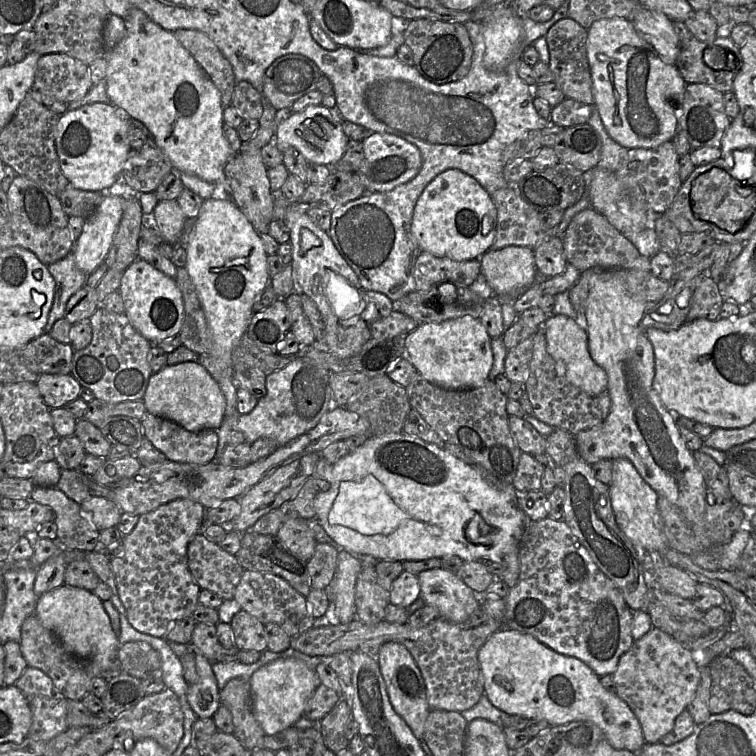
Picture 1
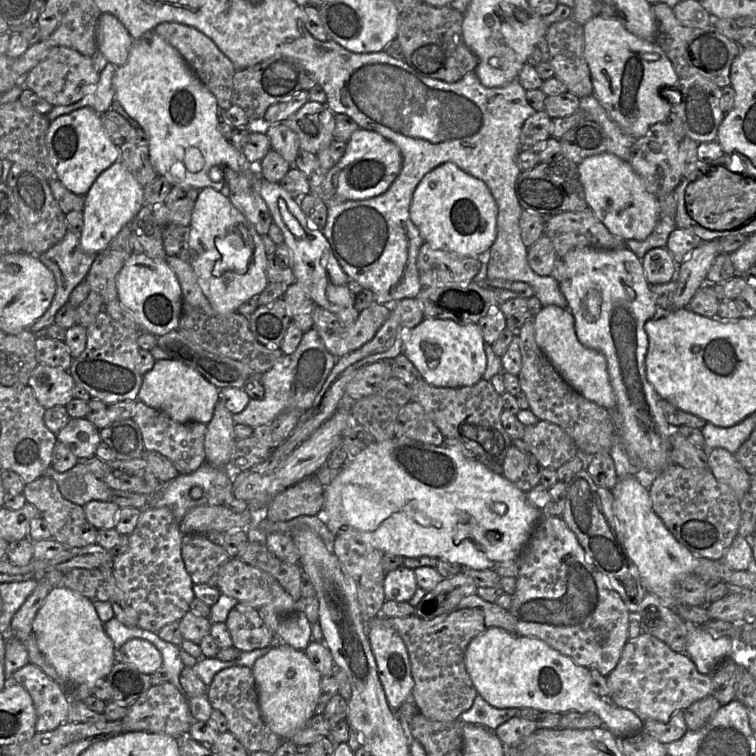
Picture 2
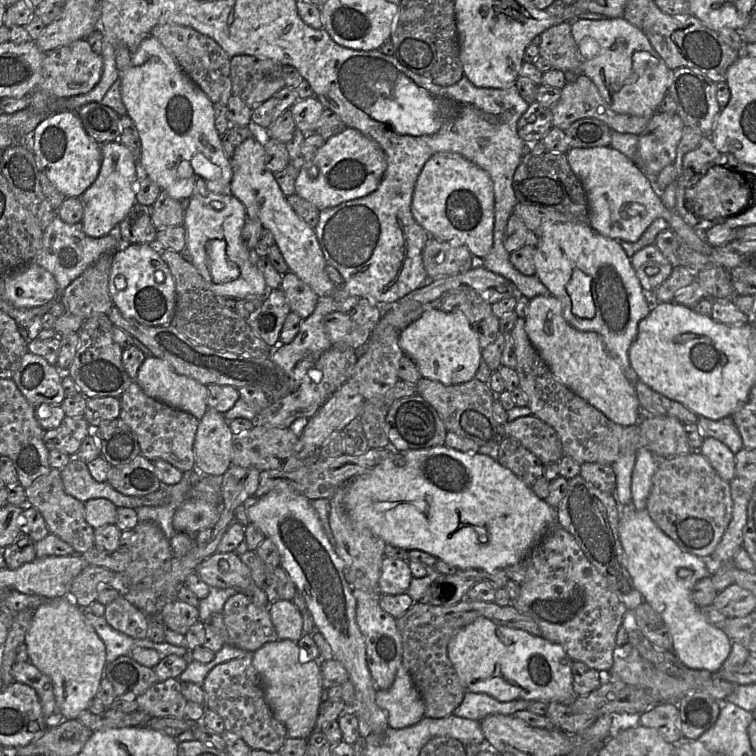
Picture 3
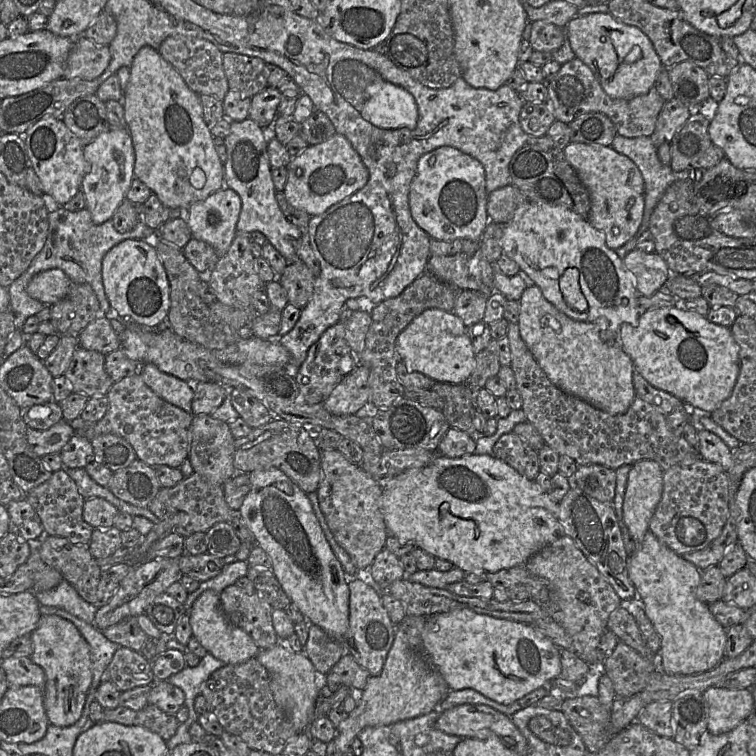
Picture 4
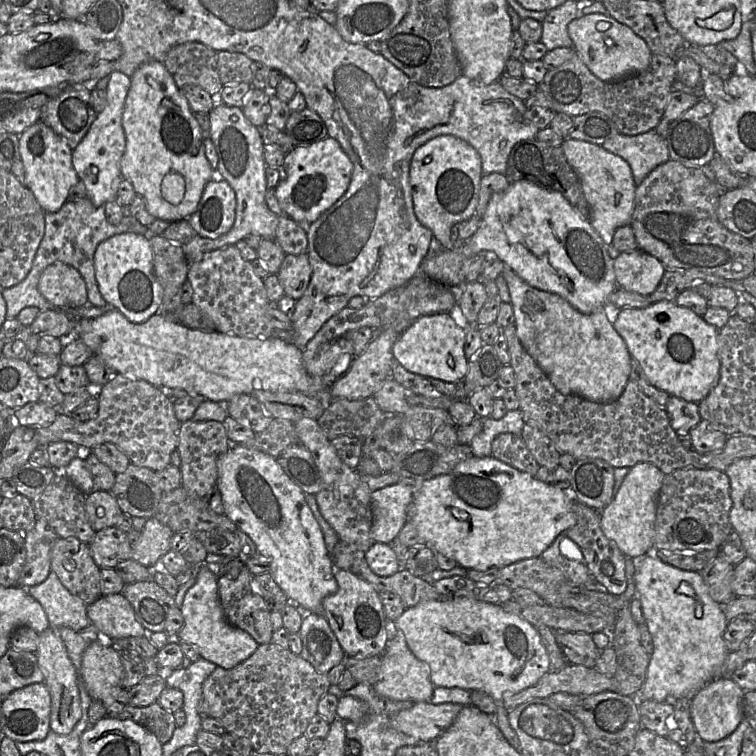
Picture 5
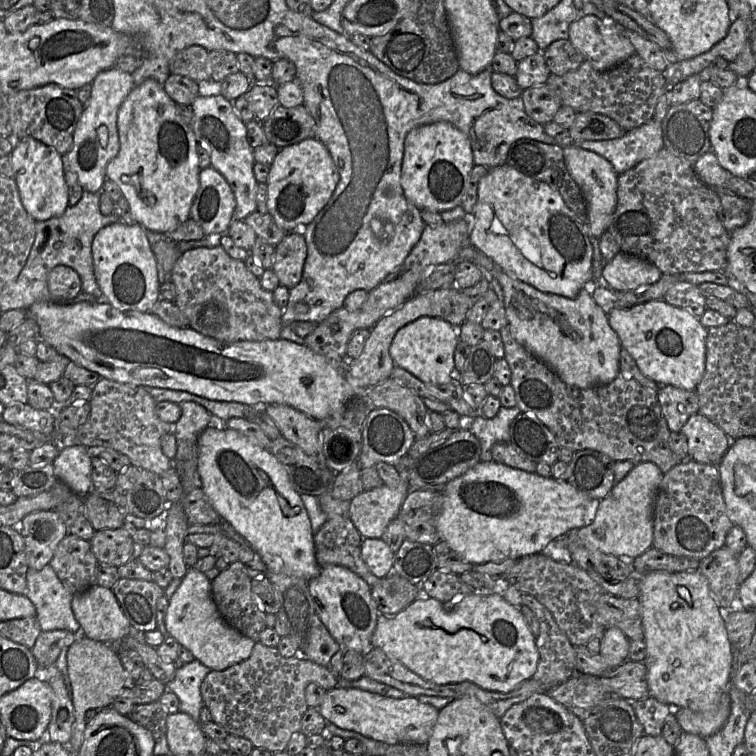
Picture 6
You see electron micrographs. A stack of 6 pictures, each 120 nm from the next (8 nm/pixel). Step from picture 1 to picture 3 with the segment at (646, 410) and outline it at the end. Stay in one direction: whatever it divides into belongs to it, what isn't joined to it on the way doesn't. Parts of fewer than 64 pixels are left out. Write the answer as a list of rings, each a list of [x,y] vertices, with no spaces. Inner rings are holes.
[[[588,223],[554,224],[538,237],[535,275],[561,301],[563,317],[572,327],[601,336],[607,351],[634,386],[638,377],[630,365],[628,350],[639,322],[658,302],[648,302],[630,258],[618,241],[599,234]]]

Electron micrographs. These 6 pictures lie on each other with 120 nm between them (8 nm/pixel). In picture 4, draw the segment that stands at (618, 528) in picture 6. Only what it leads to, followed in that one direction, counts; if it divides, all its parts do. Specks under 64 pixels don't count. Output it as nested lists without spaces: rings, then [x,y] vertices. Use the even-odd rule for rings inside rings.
[[[640,460],[632,464],[629,471],[623,502],[623,522],[637,544],[649,531],[650,520],[661,499],[663,474],[661,466],[653,460]]]

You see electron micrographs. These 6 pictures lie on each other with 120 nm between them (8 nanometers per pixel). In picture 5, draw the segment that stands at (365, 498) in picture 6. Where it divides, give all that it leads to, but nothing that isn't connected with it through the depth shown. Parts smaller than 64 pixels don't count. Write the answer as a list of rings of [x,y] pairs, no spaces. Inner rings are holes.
[[[395,483],[375,490],[371,494],[373,521],[371,537],[375,542],[390,543],[407,521],[408,509],[413,501],[414,489]]]

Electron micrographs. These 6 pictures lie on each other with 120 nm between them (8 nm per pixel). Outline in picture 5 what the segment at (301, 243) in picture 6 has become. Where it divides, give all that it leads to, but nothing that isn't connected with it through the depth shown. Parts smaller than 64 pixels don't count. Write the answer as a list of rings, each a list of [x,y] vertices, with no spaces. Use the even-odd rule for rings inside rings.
[[[308,252],[299,255],[285,254],[277,277],[284,293],[298,300],[306,291],[311,279]]]

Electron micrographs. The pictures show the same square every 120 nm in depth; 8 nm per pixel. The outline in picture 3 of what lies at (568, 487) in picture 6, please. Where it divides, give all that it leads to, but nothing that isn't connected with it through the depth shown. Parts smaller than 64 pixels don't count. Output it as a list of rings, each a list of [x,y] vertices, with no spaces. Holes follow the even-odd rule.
[[[445,445],[425,449],[411,449],[397,452],[383,462],[367,471],[352,478],[345,484],[345,504],[350,518],[370,529],[374,534],[381,537],[386,544],[396,546],[407,551],[421,550],[427,552],[447,564],[456,566],[458,569],[485,570],[494,572],[504,570],[506,567],[522,562],[531,550],[542,540],[548,530],[557,525],[557,509],[550,506],[545,500],[539,498],[527,485],[511,470],[502,466],[497,460],[485,454],[466,454]]]

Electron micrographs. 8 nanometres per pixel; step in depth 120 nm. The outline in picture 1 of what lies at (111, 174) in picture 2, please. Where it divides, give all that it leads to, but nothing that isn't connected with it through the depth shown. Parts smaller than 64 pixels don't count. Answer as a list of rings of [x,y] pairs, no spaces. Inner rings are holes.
[[[105,195],[95,212],[85,220],[80,237],[74,244],[75,263],[86,274],[93,272],[104,263],[114,235],[123,215],[125,198],[122,196]]]

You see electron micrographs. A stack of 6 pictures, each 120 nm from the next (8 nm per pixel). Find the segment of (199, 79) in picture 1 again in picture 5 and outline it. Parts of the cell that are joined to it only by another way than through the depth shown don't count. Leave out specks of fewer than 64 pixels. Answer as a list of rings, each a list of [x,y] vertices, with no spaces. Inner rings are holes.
[[[148,61],[131,76],[122,125],[126,137],[125,152],[120,161],[123,179],[133,184],[136,194],[144,198],[147,211],[156,219],[169,222],[189,220],[197,210],[206,184],[212,180],[217,169],[211,167],[205,155],[204,137],[194,112],[163,62]]]

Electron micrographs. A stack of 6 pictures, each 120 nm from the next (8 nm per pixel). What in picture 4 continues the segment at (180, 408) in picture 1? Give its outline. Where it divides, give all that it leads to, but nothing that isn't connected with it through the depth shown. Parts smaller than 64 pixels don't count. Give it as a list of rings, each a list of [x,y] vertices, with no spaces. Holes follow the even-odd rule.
[[[152,363],[140,364],[138,374],[157,396],[191,413],[194,390],[188,382],[163,373]]]

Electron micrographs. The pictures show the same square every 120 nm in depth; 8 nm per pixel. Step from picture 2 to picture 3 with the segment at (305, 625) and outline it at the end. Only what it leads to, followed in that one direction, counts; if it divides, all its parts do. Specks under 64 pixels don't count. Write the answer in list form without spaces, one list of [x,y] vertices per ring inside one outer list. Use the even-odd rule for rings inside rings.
[[[292,600],[271,603],[269,613],[279,639],[297,642],[304,635],[302,615]]]

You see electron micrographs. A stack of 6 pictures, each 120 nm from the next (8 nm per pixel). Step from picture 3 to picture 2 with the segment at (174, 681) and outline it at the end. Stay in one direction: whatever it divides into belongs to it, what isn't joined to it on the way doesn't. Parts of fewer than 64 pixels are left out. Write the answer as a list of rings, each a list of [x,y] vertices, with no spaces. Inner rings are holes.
[[[169,681],[151,686],[141,697],[128,707],[127,715],[121,720],[123,732],[143,731],[159,733],[178,739],[189,734],[194,721],[191,715],[188,699]]]

